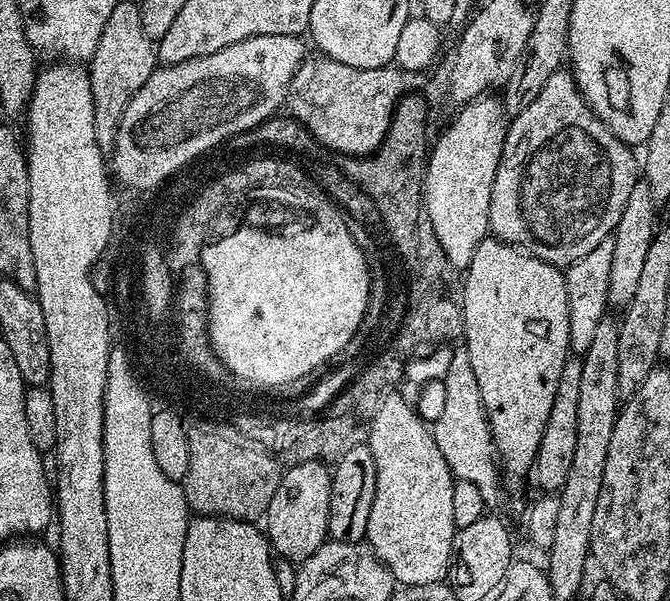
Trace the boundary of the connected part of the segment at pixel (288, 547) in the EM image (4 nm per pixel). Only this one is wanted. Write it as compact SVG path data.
M323 460L302 461L281 475L280 485L278 490L274 490L274 498L270 498L266 513L266 539L276 556L303 562L310 559L329 539L331 485L332 473Z

